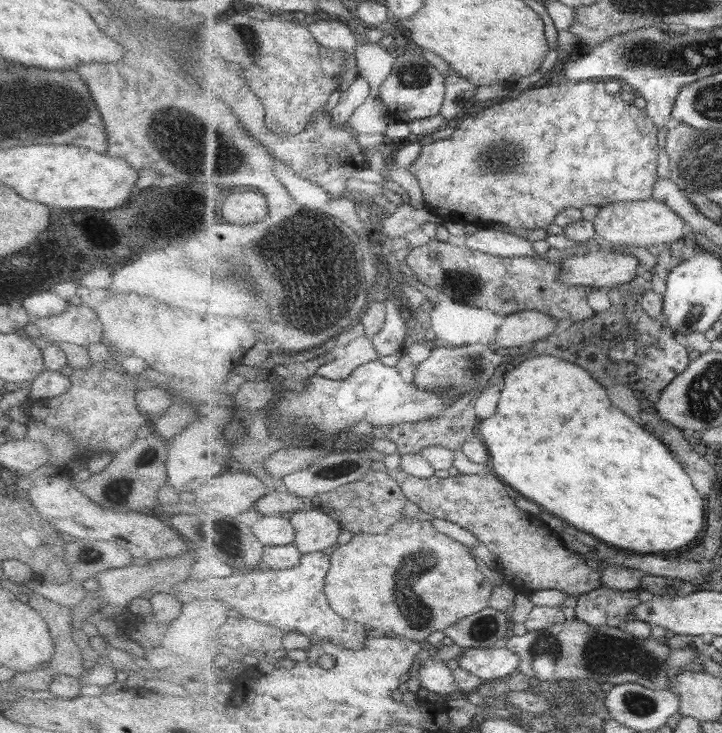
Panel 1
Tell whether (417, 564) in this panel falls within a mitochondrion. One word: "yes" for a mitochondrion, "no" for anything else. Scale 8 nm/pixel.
yes

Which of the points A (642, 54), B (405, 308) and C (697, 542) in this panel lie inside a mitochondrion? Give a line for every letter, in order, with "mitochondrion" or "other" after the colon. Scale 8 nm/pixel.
A: mitochondrion
B: other
C: other

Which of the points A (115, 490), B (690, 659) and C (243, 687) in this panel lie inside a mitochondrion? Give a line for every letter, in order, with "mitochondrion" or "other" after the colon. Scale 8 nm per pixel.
A: other
B: other
C: other

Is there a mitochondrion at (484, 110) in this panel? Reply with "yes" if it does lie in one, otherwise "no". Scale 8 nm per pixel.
no

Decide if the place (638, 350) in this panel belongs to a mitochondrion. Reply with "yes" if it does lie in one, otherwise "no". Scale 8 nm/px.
no

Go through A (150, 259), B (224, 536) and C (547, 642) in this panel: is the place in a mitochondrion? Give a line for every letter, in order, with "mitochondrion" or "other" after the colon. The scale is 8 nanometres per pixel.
A: mitochondrion
B: mitochondrion
C: mitochondrion

